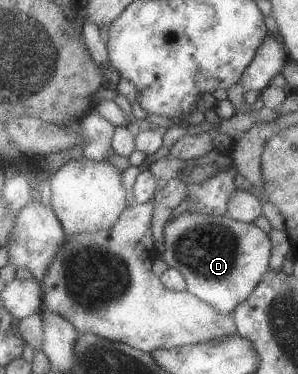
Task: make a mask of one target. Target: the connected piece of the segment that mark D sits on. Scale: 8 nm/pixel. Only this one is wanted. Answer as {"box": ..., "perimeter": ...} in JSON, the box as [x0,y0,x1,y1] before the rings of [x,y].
{"box":[163,210,275,315],"perimeter":[[[193,210],[179,214],[167,224],[165,244],[167,252],[163,258],[170,267],[183,271],[189,291],[211,302],[219,312],[233,315],[271,272],[275,250],[269,233],[257,224],[235,220],[230,214],[213,216]]]}

